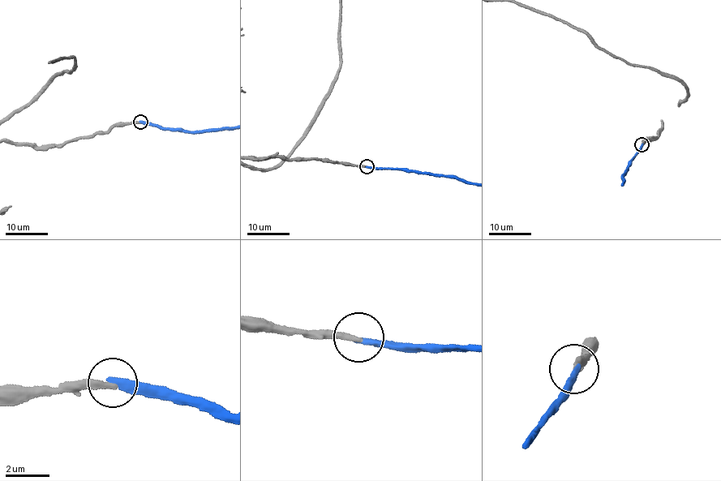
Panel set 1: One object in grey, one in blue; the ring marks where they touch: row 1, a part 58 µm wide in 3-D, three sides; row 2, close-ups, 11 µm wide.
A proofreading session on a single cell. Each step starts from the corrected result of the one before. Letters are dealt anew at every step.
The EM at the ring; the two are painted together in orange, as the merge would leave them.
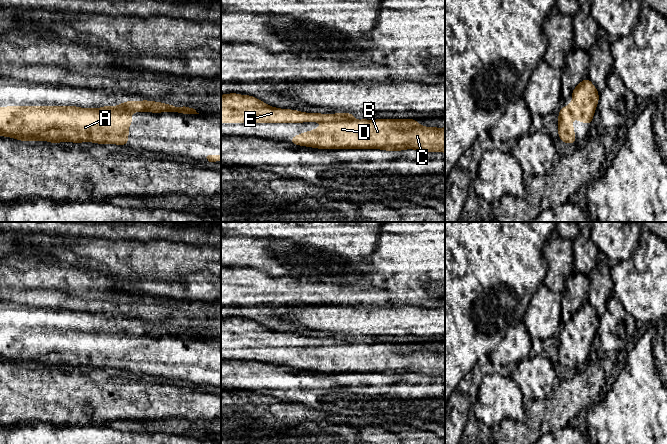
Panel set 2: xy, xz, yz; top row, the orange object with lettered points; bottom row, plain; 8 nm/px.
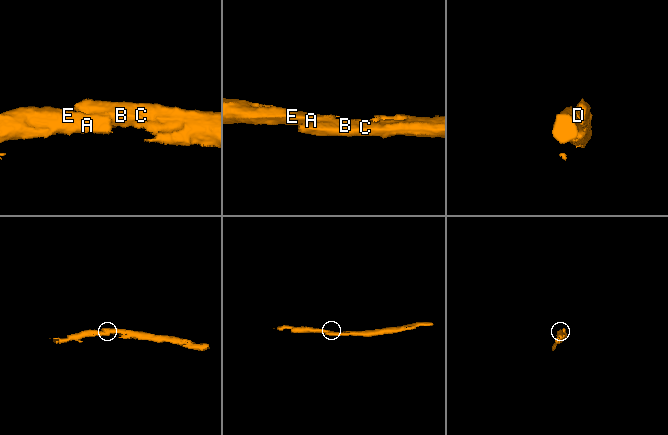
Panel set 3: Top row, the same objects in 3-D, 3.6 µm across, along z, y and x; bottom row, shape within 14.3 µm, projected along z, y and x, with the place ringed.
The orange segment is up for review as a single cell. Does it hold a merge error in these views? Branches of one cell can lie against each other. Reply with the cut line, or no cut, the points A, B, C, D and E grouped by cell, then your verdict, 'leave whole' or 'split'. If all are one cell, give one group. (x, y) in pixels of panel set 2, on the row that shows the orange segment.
no cut | A B C D E | leave whole

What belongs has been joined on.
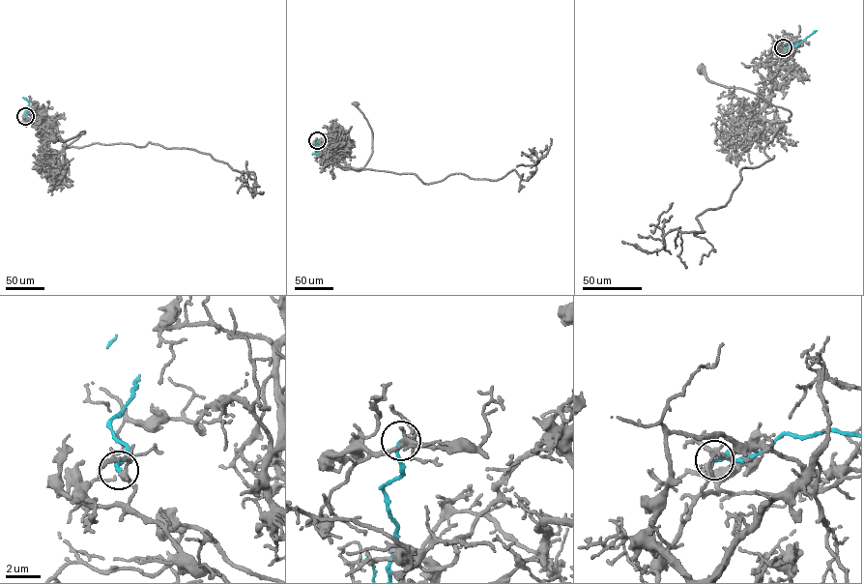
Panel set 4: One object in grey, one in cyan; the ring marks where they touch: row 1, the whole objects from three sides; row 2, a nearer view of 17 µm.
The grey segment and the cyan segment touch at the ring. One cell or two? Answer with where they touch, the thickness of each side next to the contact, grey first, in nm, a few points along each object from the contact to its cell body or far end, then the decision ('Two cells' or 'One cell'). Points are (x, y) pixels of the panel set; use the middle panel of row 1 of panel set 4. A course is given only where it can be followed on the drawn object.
Place: (317, 140). Thickness 220 nm (grey) against 240 nm. Course of grey: (317, 140), (332, 148), (339, 167), (360, 170), (371, 154), (372, 132), (355, 103). Course of cyan: (317, 140), (319, 151), (312, 154). Two cells

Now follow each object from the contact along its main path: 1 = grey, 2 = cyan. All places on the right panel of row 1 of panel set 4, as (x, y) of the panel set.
1: (783, 47), (778, 72), (761, 113), (770, 122), (786, 122), (791, 111), (742, 88), (708, 80), (701, 68)
2: (783, 47), (795, 45), (817, 30)

